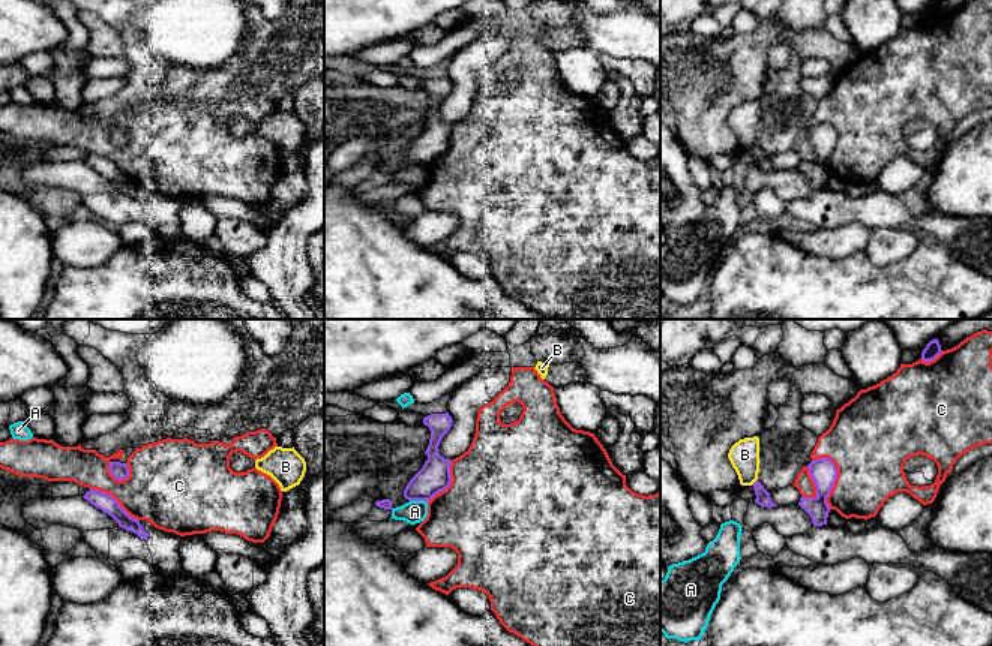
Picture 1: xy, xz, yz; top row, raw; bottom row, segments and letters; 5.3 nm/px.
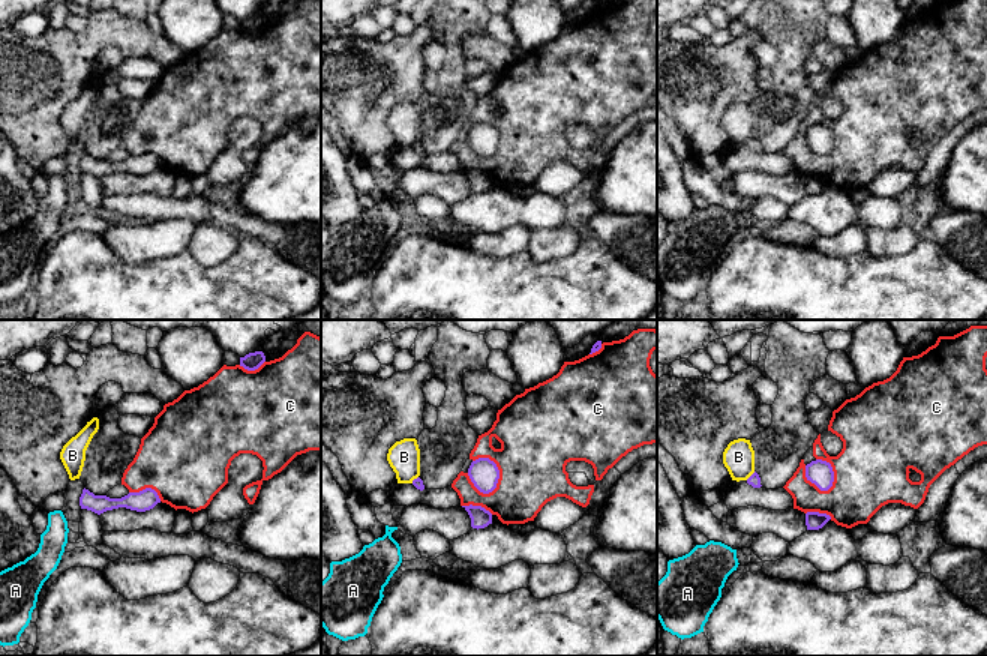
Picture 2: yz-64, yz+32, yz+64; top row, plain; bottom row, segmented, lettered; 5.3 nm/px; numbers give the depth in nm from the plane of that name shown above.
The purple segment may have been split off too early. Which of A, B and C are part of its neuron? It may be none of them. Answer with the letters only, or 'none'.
none

